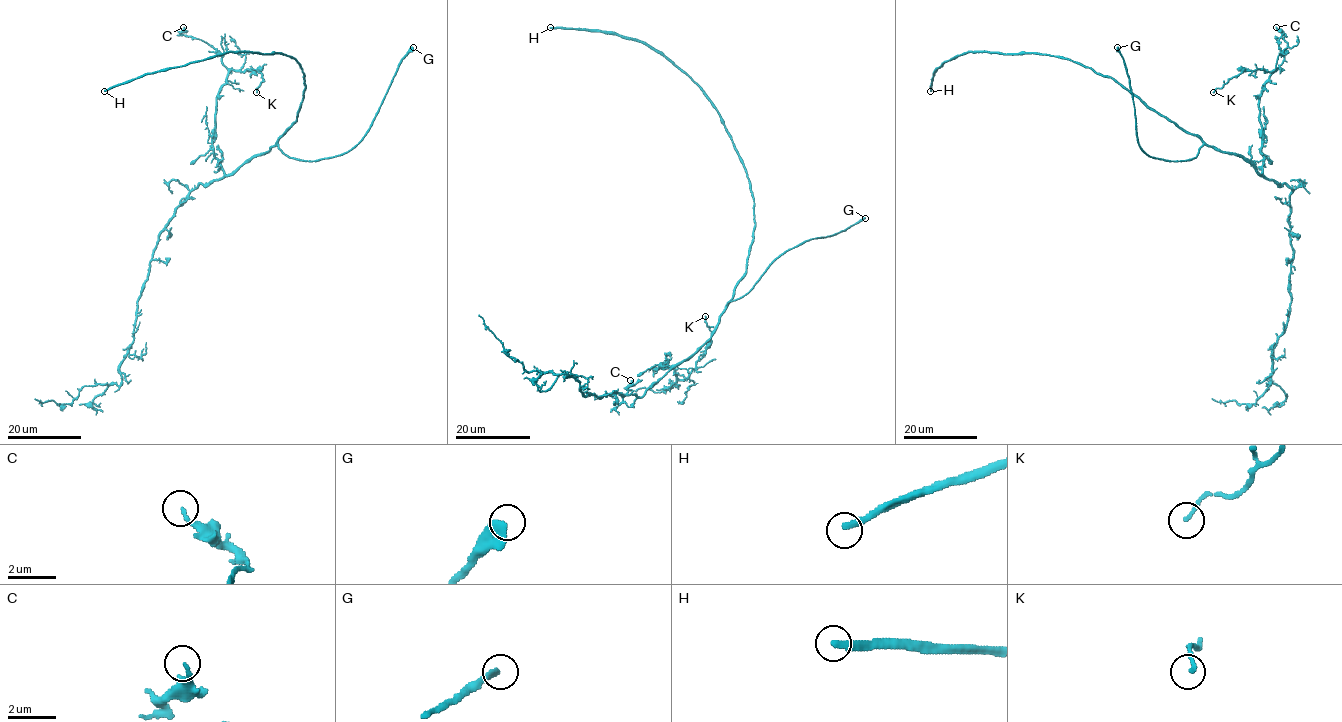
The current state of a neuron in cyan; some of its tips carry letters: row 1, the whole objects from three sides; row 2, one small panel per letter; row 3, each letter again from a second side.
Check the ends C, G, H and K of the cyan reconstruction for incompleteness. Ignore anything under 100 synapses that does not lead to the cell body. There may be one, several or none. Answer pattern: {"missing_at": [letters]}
{"missing_at": ["G"]}

